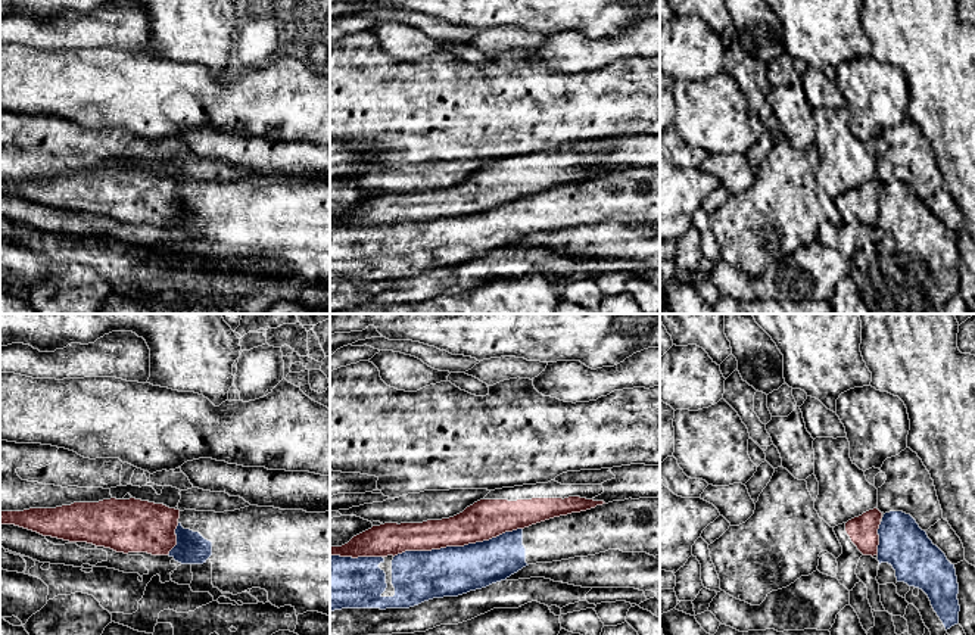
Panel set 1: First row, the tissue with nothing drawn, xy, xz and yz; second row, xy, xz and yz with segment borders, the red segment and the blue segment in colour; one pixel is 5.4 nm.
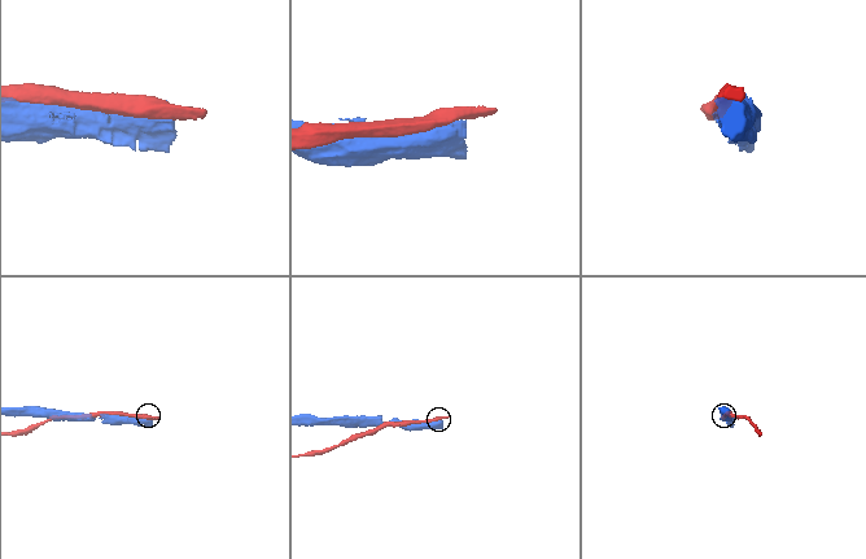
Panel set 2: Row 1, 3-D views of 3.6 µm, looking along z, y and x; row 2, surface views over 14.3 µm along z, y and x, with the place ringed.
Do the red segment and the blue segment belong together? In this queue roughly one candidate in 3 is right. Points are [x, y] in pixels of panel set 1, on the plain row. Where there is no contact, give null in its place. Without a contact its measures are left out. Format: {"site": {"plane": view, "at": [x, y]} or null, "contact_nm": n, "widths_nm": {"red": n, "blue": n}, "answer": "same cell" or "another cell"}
{"site": {"plane": "xz", "at": [457, 215]}, "contact_nm": 700, "widths_nm": {"red": 220, "blue": 280}, "answer": "another cell"}

